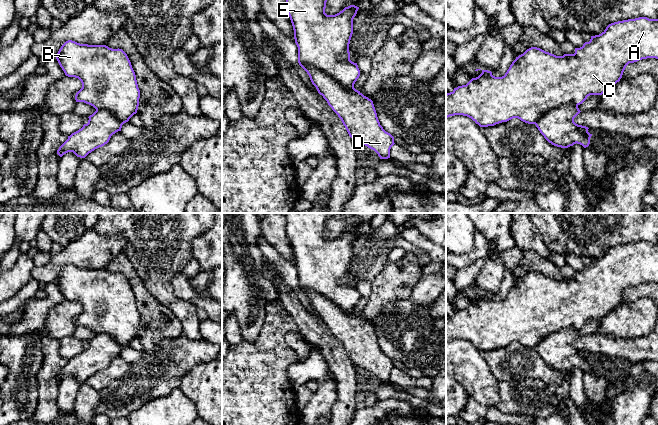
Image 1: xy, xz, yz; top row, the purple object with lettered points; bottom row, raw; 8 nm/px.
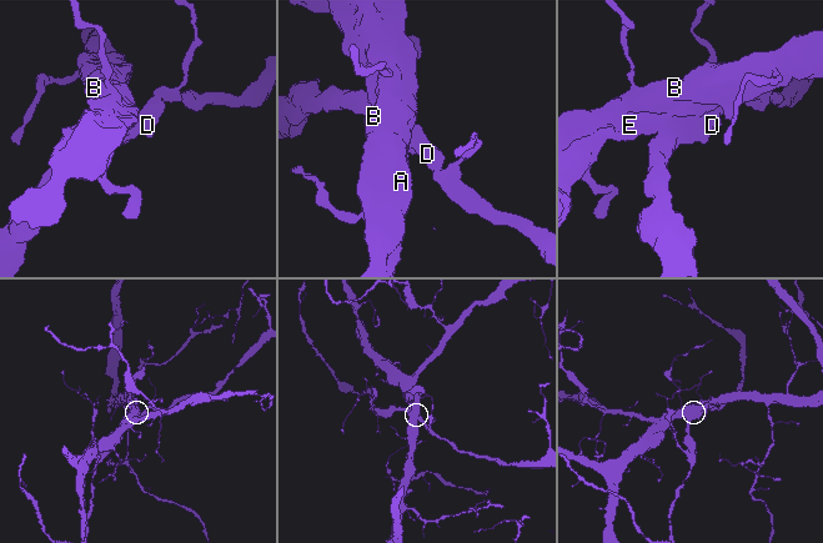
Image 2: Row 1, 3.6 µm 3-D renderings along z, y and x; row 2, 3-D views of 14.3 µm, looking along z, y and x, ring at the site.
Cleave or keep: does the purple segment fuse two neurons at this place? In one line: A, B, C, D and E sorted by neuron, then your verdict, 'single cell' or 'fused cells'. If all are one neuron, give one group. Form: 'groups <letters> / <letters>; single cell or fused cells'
groups A B C E / D; fused cells

